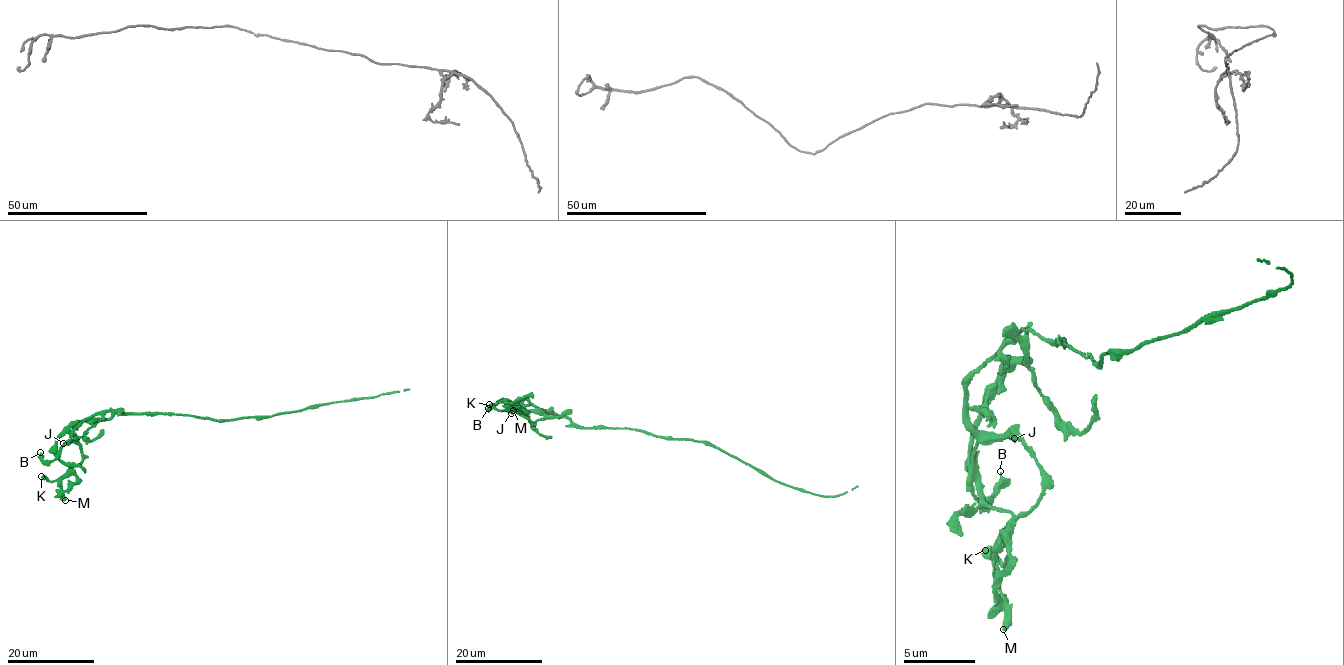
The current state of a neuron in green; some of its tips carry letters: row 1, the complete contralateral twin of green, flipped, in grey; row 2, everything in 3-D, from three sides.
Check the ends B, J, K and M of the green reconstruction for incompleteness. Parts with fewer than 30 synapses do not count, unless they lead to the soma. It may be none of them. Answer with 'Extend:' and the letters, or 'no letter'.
Extend: no letter

